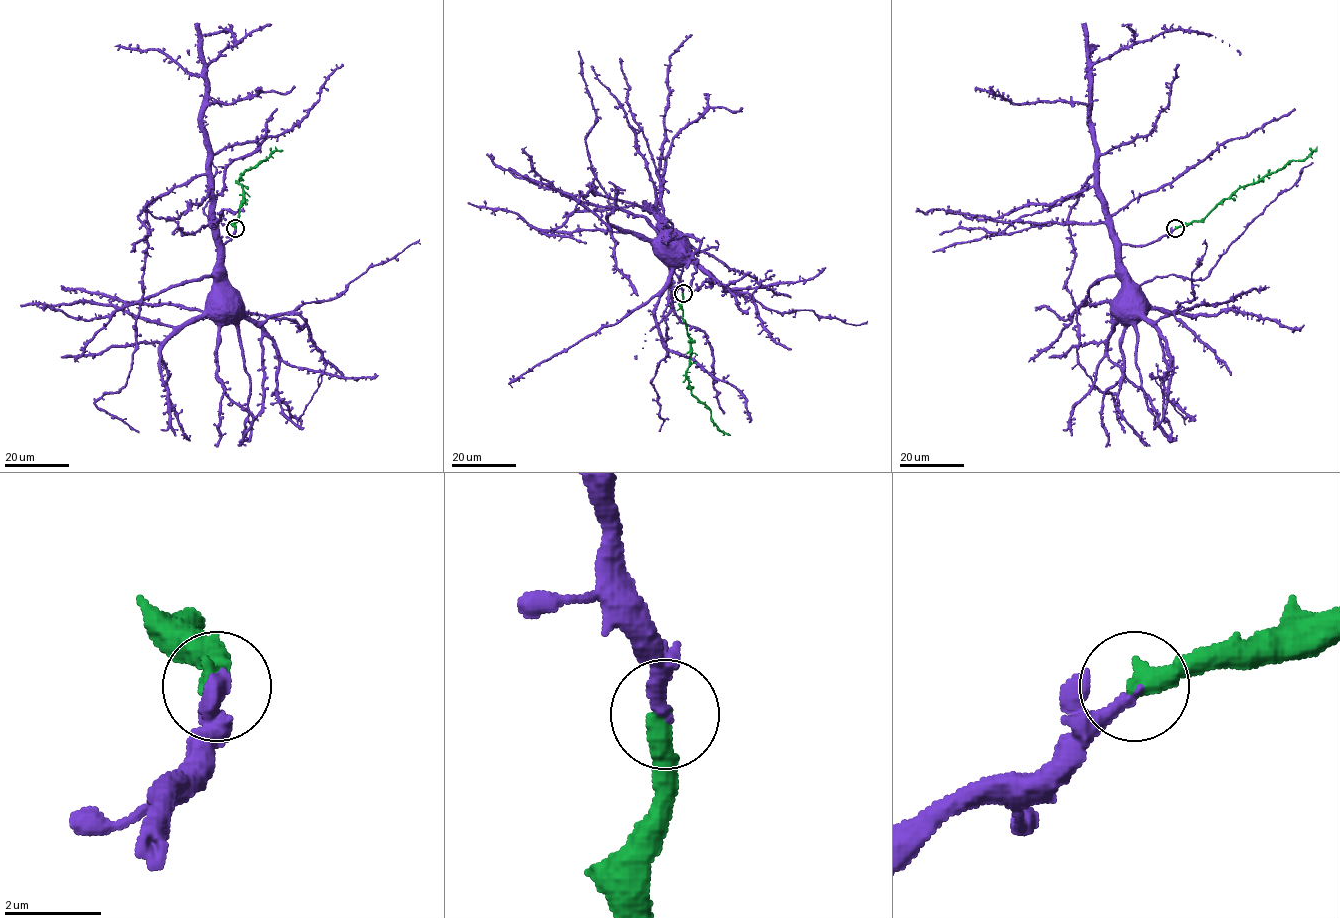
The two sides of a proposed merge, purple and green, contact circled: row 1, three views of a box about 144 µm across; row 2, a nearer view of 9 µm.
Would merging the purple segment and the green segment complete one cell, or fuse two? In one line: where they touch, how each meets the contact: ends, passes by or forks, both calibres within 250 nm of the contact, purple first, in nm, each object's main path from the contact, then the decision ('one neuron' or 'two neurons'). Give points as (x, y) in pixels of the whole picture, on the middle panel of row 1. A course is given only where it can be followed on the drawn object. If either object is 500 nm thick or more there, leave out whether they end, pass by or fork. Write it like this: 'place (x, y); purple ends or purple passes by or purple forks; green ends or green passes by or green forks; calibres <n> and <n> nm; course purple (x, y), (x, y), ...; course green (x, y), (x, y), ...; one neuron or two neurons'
place (683, 293); purple ends; green ends; calibres 300 and 460 nm; course purple (683, 294), (668, 255), (671, 239), (679, 254), (679, 257), (671, 250), (664, 251), (663, 248); course green (683, 294), (683, 319), (690, 340), (687, 378), (691, 394), (709, 410), (711, 421), (730, 435); one neuron

